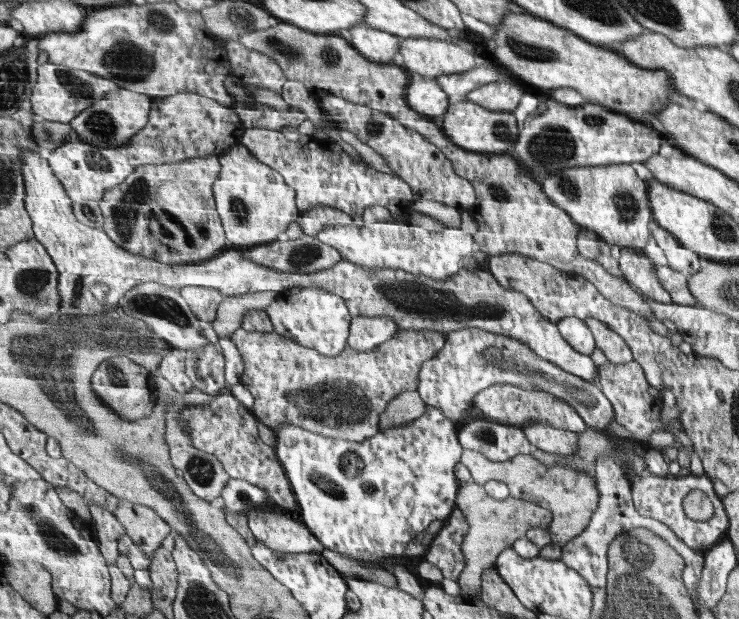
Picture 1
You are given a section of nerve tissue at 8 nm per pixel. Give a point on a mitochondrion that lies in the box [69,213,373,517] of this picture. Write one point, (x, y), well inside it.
(162, 307)

